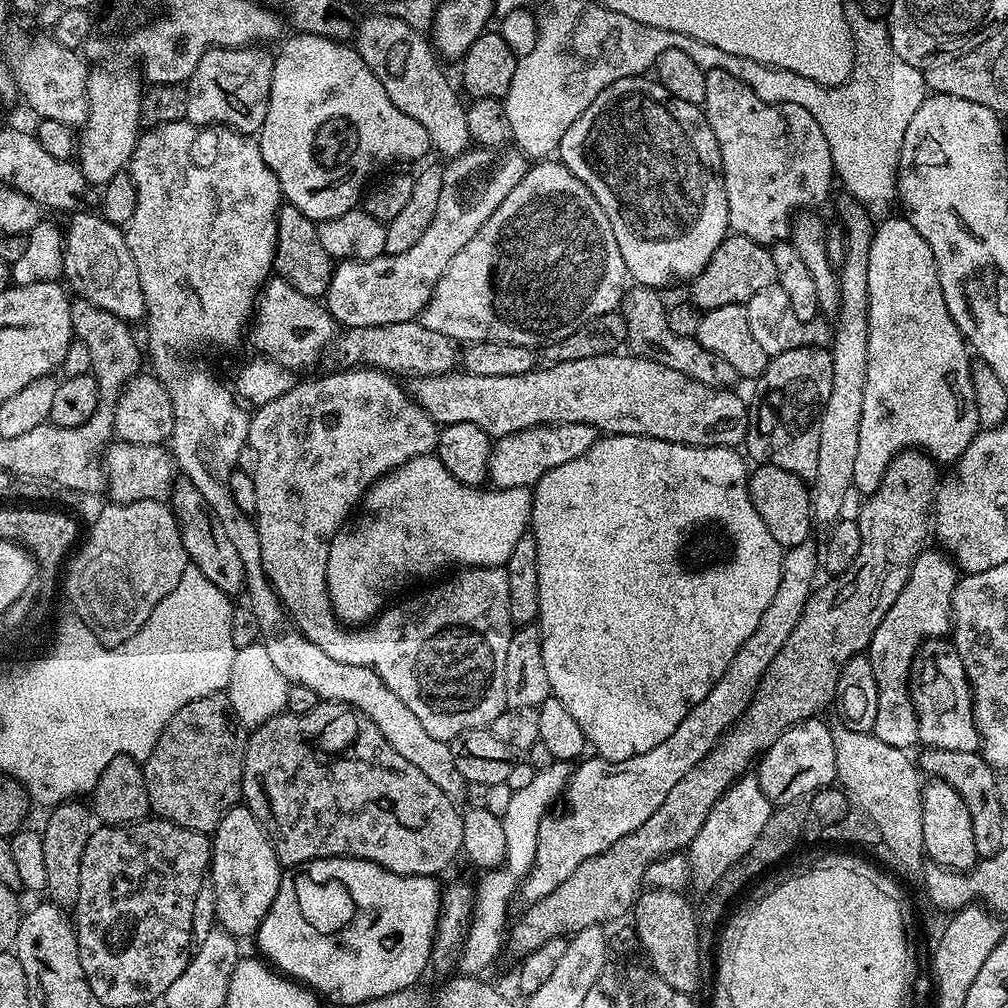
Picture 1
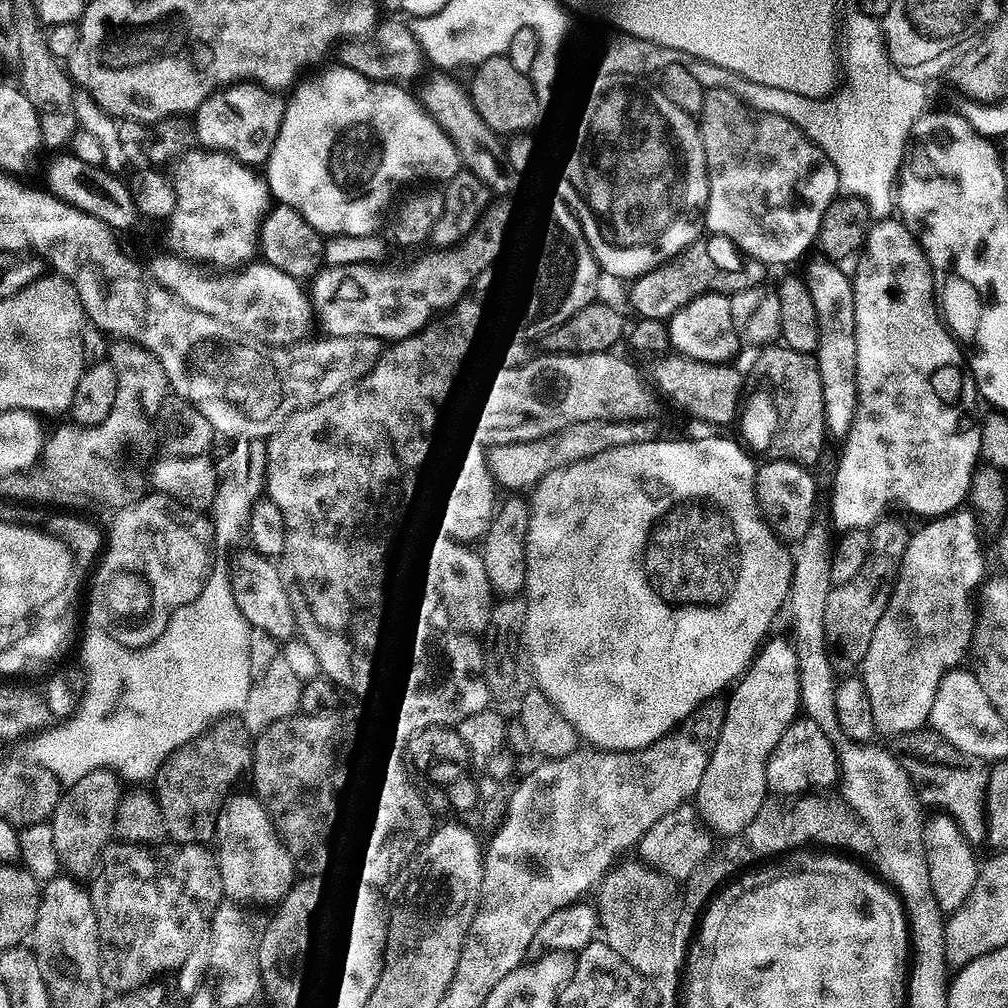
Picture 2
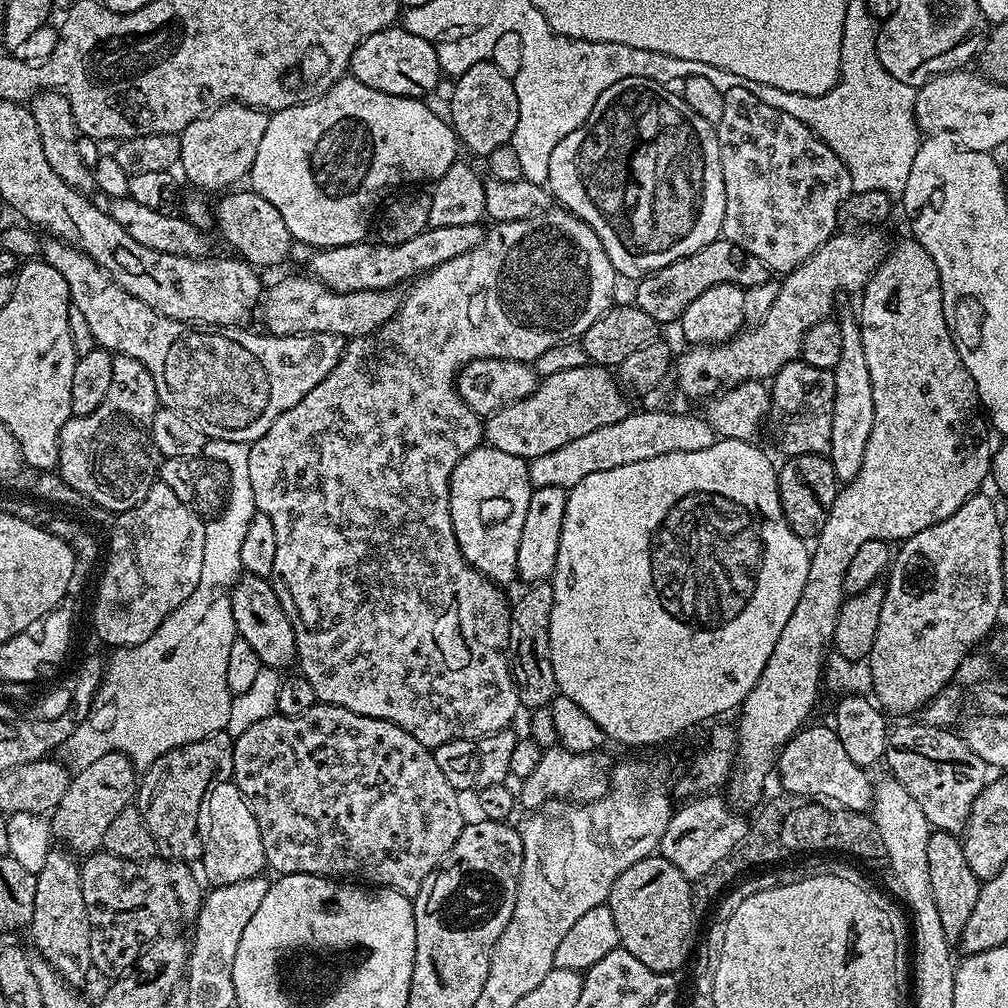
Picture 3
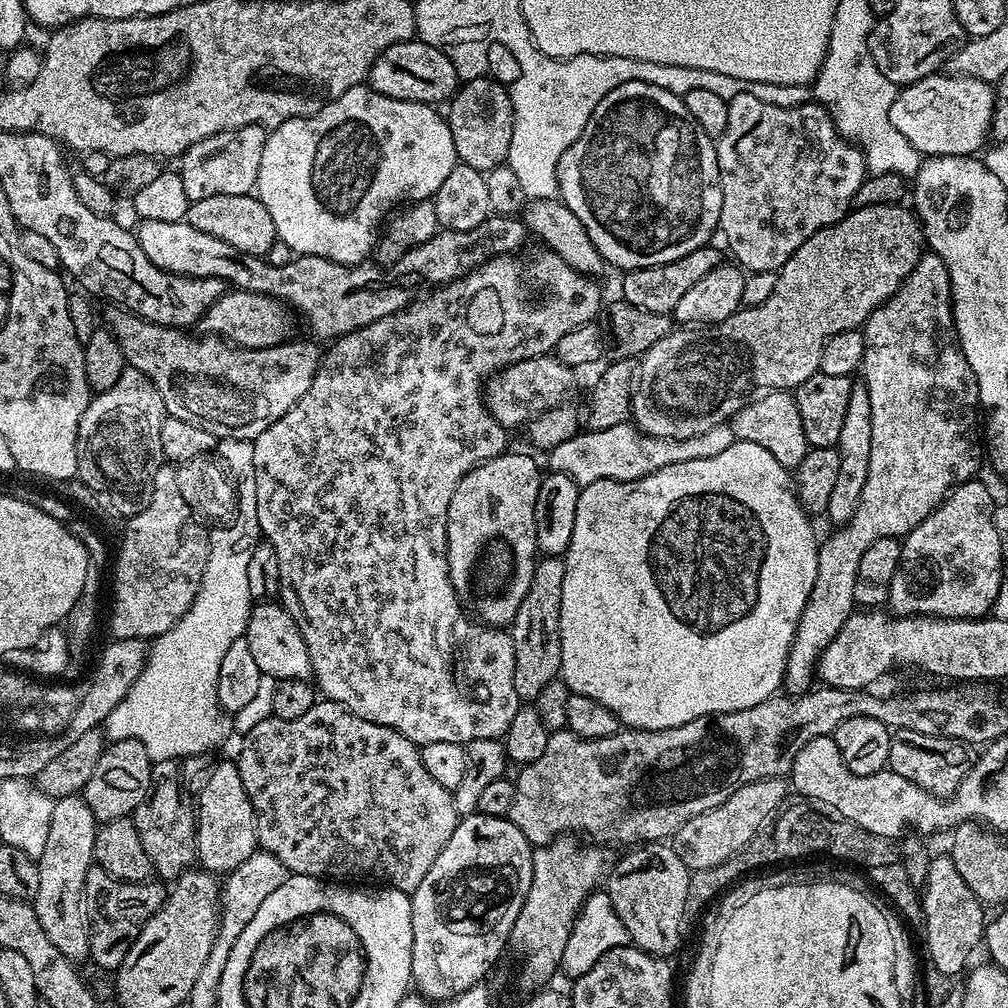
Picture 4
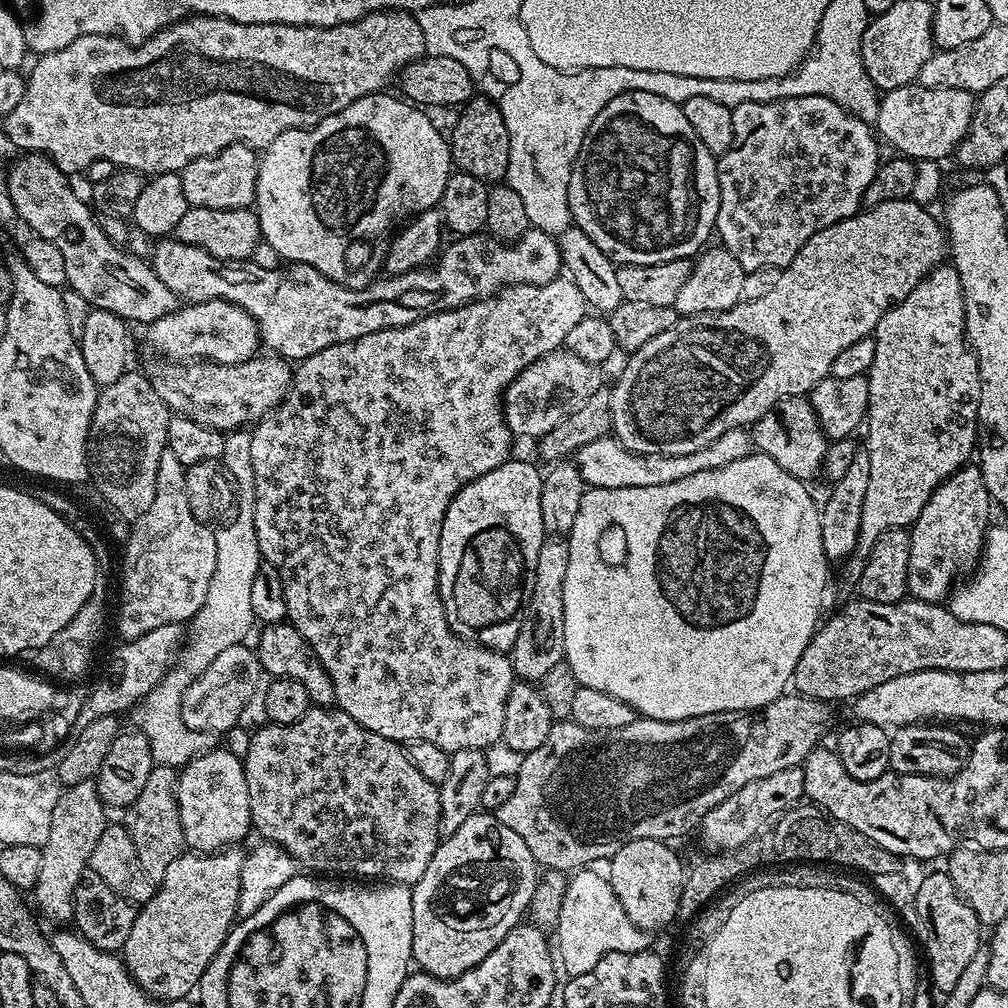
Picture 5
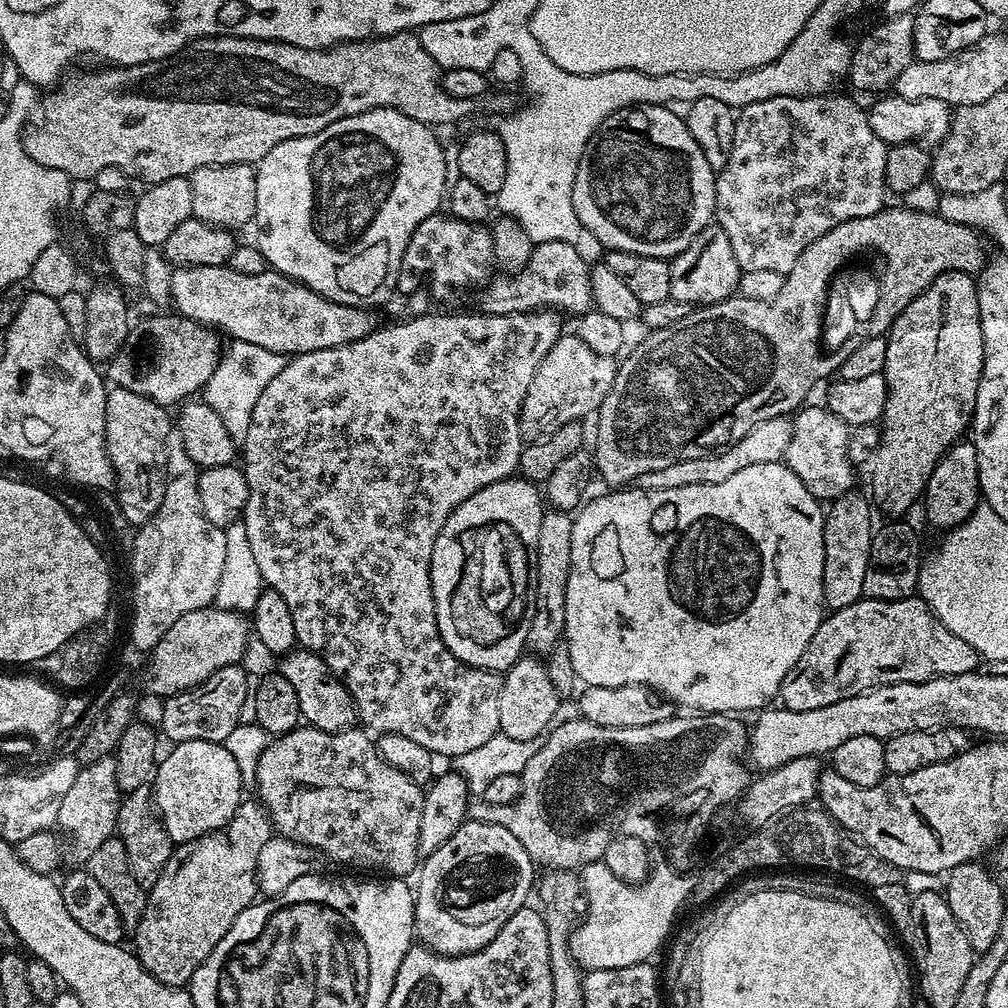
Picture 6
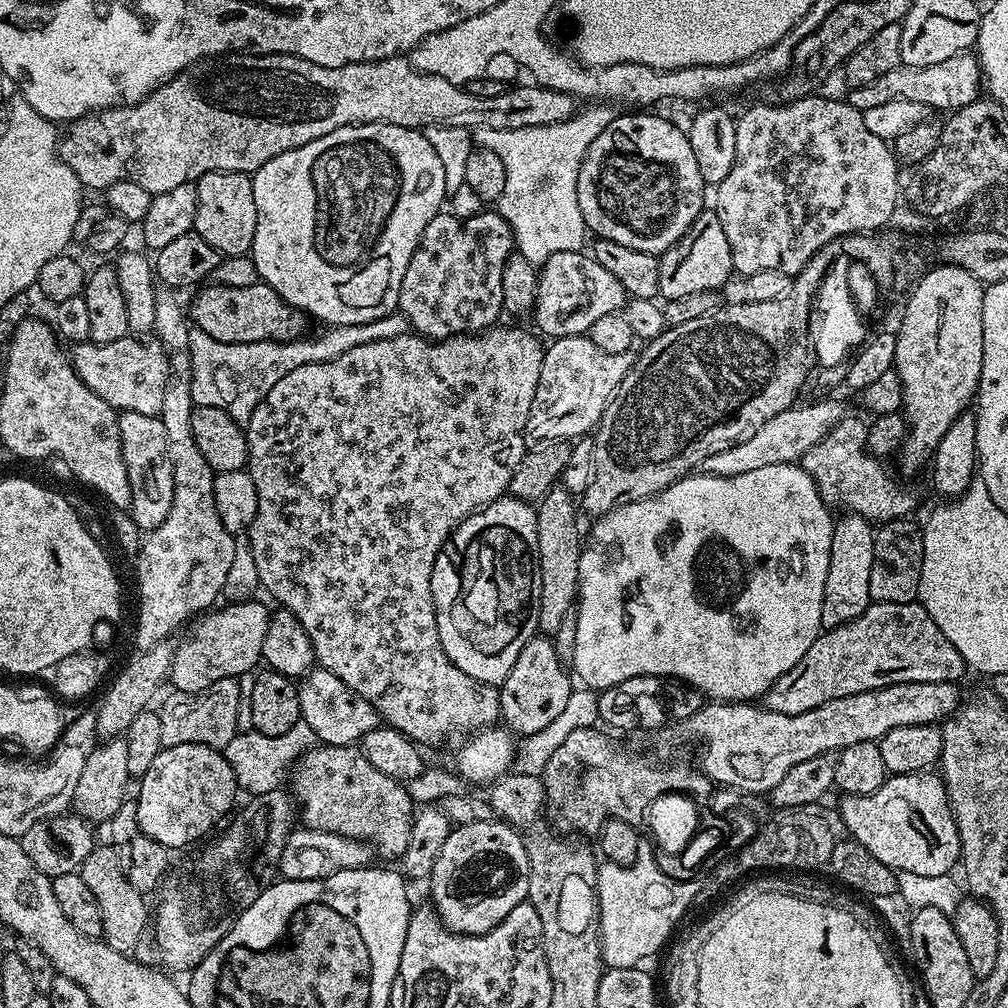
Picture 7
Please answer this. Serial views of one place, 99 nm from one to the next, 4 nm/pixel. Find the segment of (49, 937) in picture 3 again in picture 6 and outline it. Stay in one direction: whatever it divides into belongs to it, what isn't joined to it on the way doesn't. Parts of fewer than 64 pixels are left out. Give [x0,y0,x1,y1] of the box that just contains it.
[56,755,122,862]

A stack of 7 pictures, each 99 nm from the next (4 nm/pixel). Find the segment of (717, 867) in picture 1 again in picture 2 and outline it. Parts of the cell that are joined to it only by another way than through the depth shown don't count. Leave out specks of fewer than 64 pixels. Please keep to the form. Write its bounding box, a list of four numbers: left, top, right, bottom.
[694,639,802,837]

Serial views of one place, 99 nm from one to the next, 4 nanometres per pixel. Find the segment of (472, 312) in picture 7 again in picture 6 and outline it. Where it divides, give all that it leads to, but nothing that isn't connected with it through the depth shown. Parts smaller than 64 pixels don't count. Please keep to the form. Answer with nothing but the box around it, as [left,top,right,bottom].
[399,214,494,296]

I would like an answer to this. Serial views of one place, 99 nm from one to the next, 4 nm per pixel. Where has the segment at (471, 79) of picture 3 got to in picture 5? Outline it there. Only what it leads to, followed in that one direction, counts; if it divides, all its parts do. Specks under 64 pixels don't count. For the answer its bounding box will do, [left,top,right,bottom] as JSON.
[450,94,510,182]

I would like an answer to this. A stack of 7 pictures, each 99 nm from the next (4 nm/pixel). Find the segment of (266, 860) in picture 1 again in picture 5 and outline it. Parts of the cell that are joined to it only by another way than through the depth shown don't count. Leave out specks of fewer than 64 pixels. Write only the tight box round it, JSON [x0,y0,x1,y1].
[176,746,253,852]

